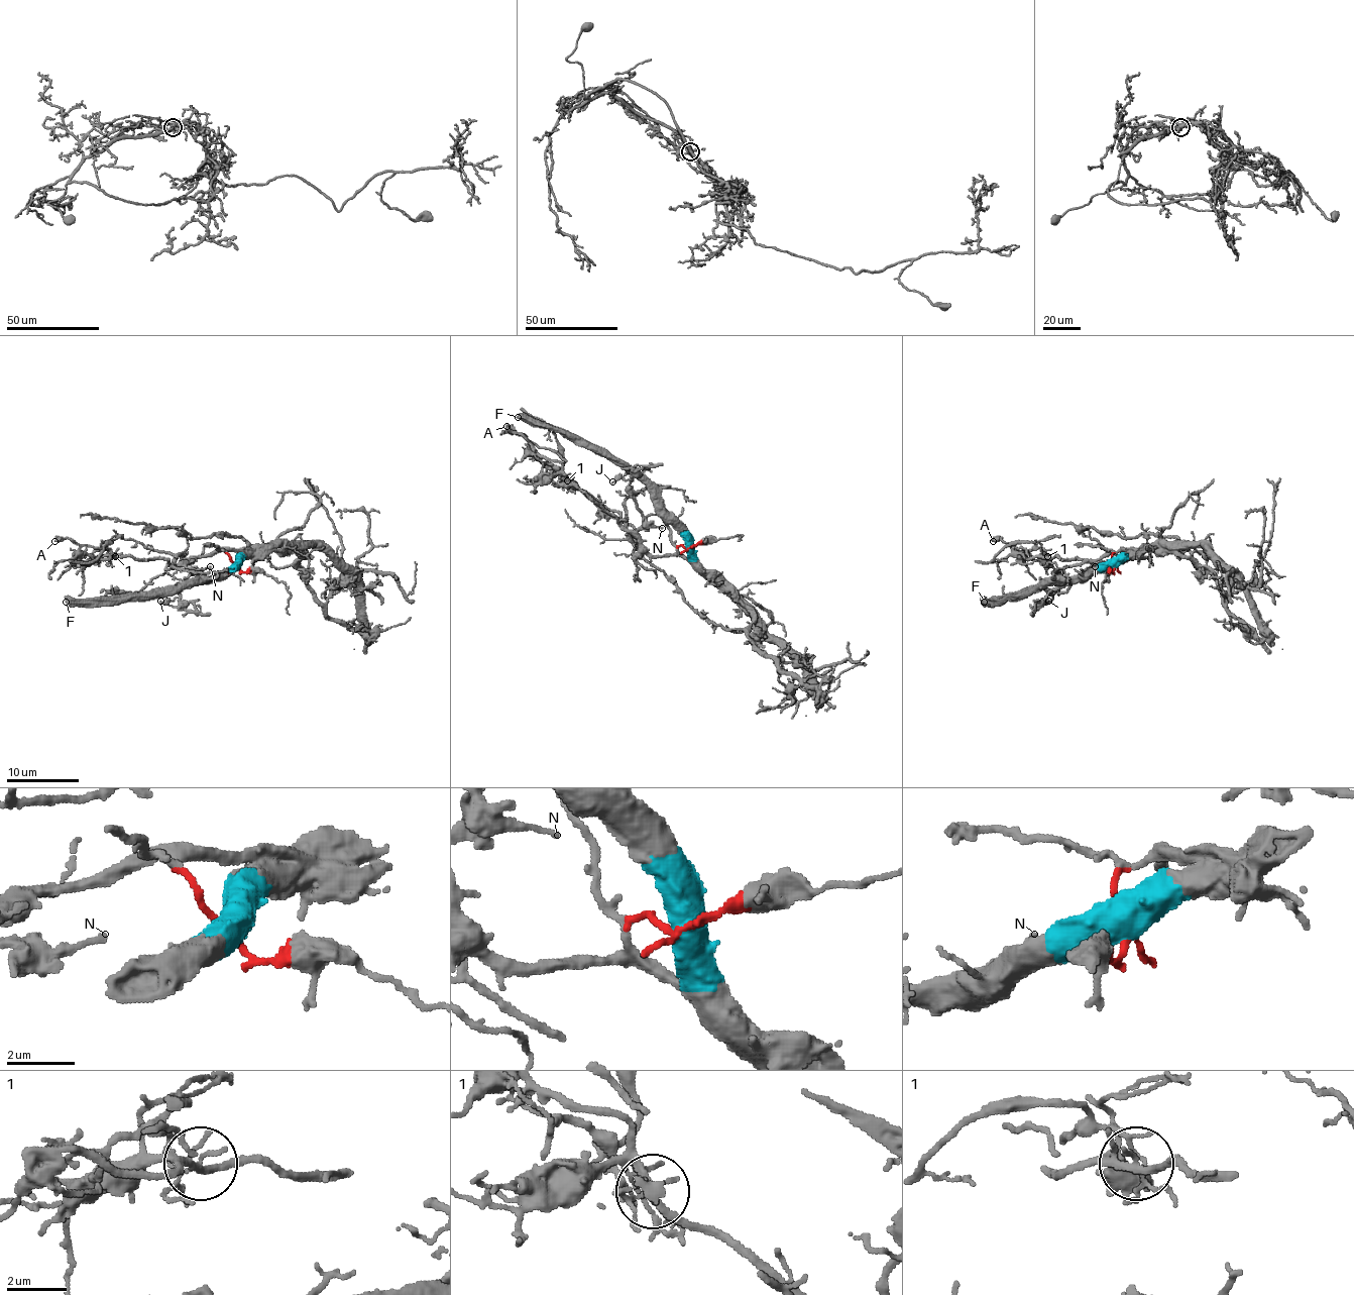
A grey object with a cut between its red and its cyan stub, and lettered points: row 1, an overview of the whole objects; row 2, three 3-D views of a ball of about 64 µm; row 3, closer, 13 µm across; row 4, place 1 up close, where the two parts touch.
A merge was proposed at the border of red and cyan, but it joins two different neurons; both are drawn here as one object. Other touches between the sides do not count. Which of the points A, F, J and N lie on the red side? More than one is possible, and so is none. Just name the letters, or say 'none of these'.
A, J, N

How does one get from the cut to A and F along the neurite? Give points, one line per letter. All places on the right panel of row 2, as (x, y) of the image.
A: (1114, 565), (1113, 555), (1120, 549), (1122, 556), (1100, 564), (1078, 558), (1025, 558), (1002, 538), (993, 540)
F: (1114, 565), (1096, 565), (1084, 574), (1050, 578), (984, 602)

